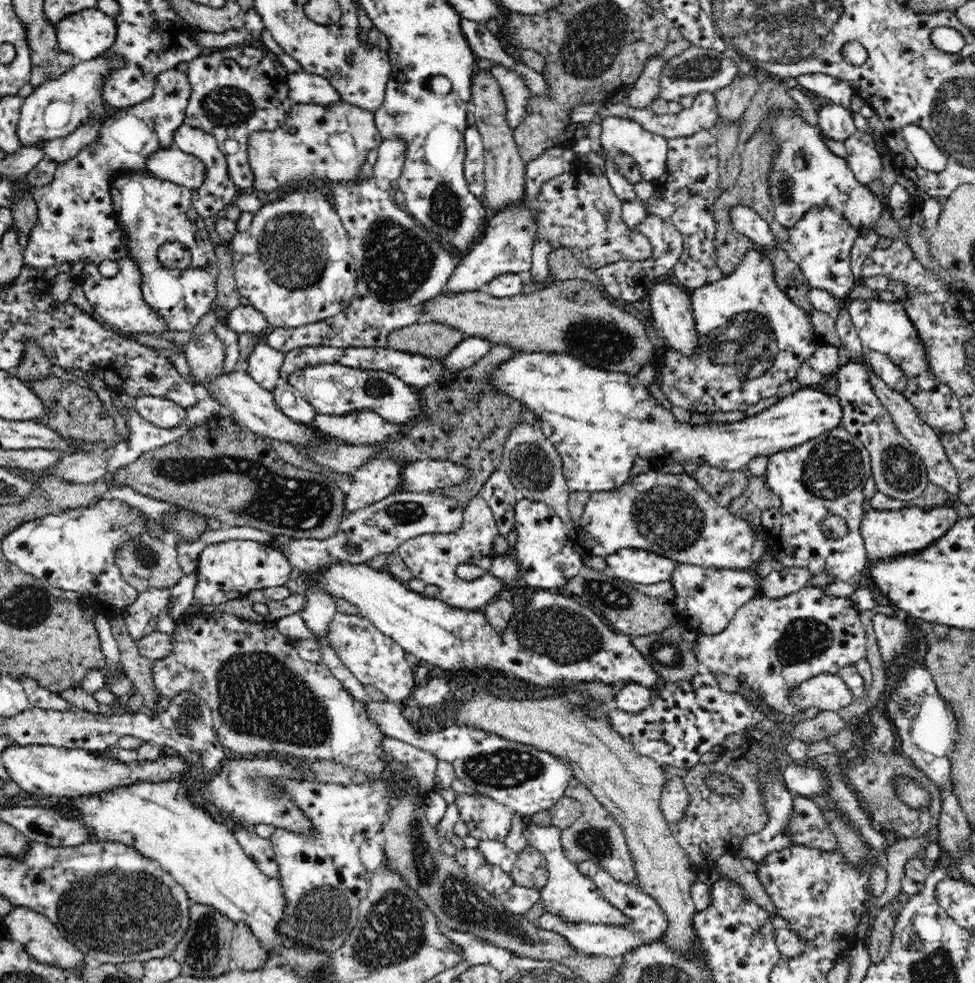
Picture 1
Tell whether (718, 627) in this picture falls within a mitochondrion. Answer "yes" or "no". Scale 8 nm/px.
no

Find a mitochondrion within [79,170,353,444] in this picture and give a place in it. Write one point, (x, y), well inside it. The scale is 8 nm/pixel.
(294, 253)

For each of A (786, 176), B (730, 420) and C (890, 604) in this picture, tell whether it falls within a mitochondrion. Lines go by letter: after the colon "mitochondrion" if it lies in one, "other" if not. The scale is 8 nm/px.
A: mitochondrion
B: other
C: other

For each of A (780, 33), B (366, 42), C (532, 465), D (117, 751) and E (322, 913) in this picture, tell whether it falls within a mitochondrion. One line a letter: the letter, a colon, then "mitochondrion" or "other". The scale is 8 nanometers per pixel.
A: mitochondrion
B: other
C: mitochondrion
D: other
E: mitochondrion

